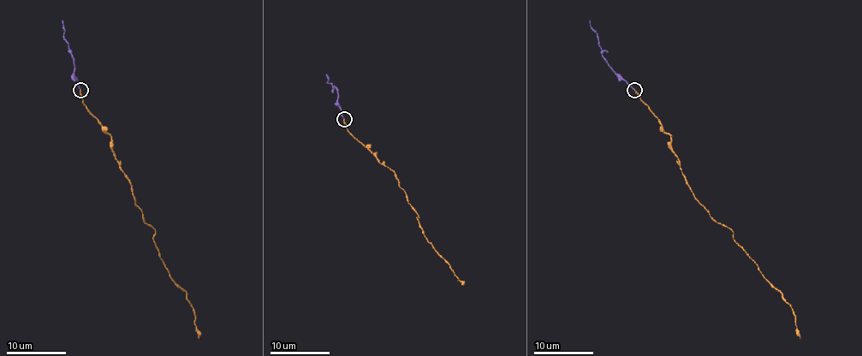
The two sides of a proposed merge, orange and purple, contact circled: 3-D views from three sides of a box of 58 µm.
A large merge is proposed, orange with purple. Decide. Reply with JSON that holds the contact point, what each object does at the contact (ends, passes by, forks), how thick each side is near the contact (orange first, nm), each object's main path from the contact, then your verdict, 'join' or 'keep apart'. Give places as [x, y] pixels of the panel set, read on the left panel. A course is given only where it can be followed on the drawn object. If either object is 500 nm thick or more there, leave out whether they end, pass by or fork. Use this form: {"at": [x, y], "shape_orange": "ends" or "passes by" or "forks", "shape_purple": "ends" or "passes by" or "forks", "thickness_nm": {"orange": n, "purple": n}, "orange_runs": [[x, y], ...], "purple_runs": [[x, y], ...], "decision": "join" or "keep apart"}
{"at": [80, 90], "shape_orange": "ends", "shape_purple": "ends", "thickness_nm": {"orange": 180, "purple": 140}, "orange_runs": [[80, 90], [87, 110], [111, 137], [111, 151], [143, 218], [154, 230], [169, 276], [193, 308], [199, 339]], "purple_runs": [[80, 90], [74, 74], [74, 62], [64, 38], [62, 20]], "decision": "join"}

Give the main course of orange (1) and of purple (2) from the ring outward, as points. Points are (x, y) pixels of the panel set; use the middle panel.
1: (344, 119), (351, 133), (383, 165), (395, 172), (418, 216), (417, 218), (424, 236), (449, 264), (462, 285)
2: (344, 119), (338, 103), (338, 92), (328, 81), (326, 74)

